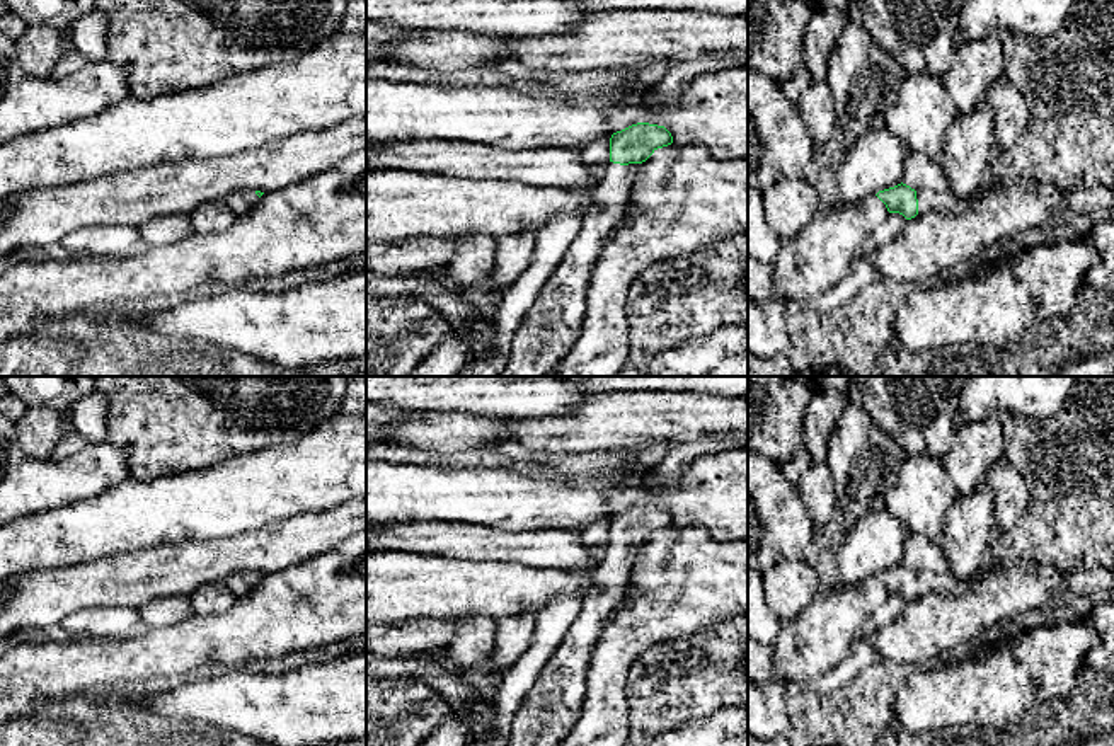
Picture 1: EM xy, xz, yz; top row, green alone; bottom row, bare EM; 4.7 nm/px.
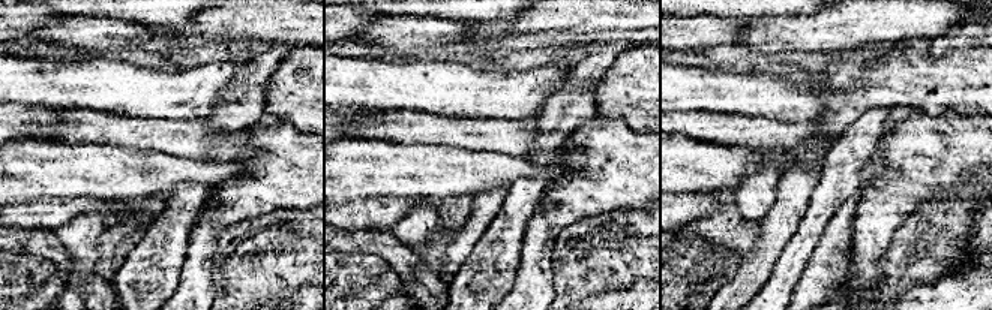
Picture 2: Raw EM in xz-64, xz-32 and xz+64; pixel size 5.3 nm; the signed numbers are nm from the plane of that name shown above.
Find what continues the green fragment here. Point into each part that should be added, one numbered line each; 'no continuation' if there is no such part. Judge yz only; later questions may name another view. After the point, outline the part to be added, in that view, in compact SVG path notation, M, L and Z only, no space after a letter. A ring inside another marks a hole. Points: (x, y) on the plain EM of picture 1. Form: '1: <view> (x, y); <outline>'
1: yz (947, 583); M949 571L945 574L918 572L918 594L942 593L961 596L971 588L971 581L961 581Z

